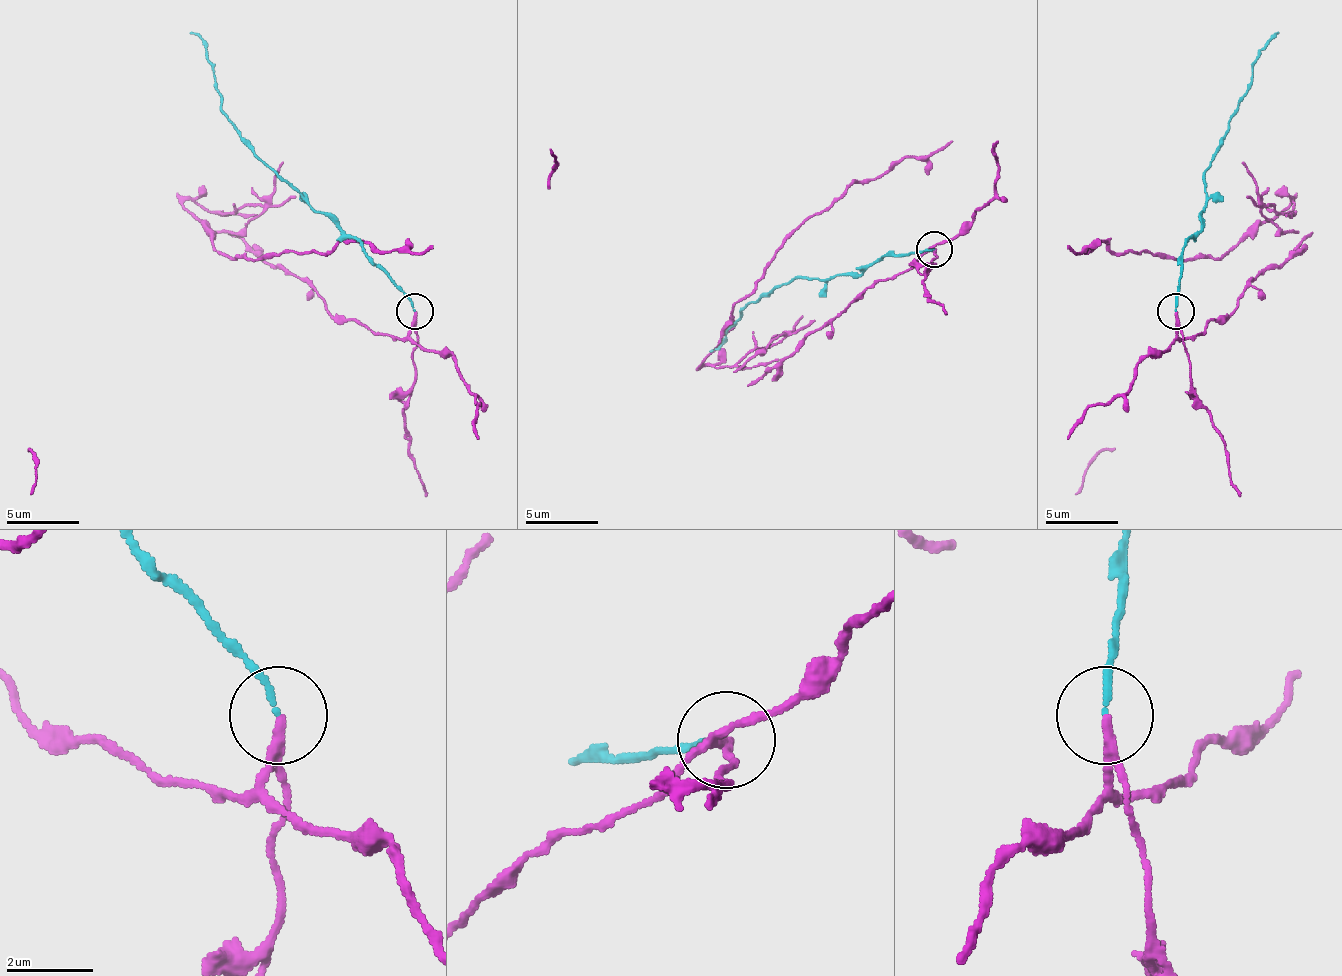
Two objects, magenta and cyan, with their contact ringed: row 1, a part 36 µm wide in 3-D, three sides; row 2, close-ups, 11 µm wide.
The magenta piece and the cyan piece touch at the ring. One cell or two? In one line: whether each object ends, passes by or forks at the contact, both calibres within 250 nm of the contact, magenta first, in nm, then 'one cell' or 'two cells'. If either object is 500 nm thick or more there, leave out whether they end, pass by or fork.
magenta passes by | cyan ends | 160/120 nm | two cells

